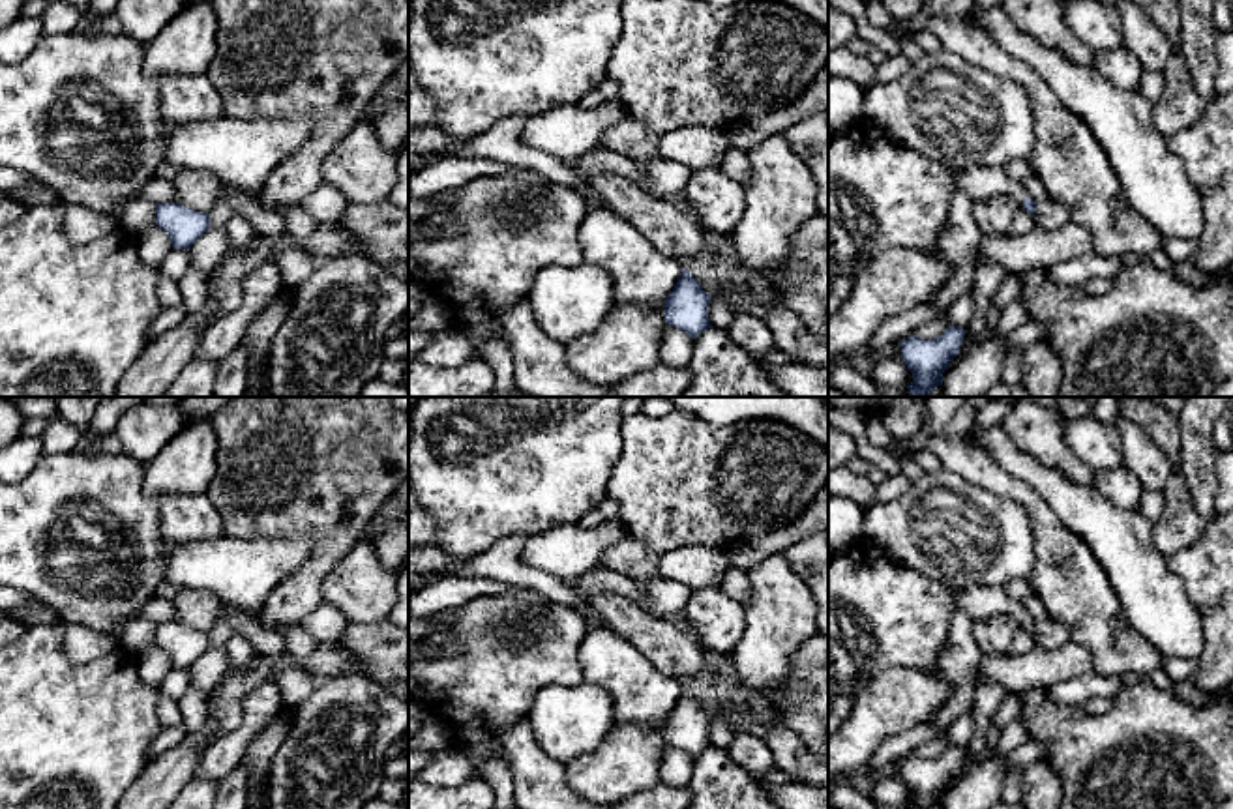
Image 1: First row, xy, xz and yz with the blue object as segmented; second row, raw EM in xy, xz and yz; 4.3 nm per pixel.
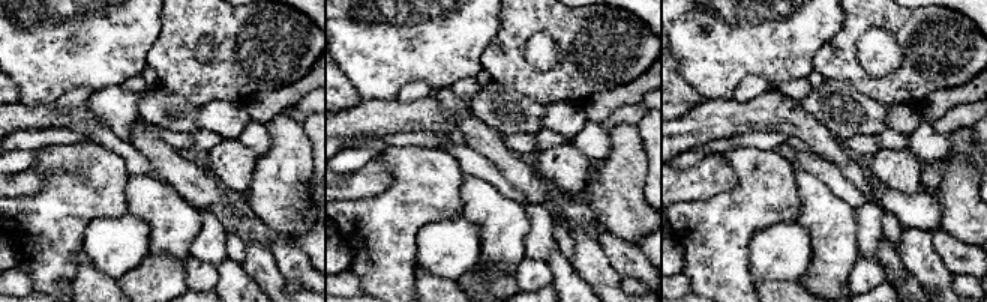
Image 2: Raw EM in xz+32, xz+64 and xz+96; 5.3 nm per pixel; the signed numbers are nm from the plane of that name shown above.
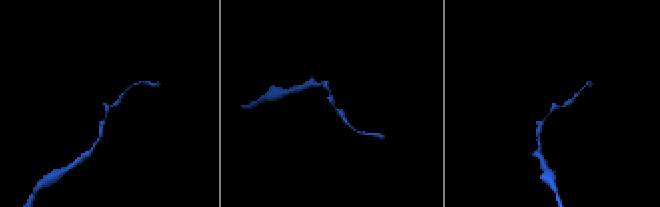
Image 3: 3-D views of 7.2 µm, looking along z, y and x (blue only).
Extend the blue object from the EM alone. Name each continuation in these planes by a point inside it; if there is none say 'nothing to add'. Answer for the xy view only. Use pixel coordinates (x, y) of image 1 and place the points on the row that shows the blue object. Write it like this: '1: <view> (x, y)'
nothing to add

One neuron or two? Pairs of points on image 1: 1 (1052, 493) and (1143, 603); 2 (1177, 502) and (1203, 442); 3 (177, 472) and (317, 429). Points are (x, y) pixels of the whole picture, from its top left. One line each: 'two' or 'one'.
1: one
2: two
3: two

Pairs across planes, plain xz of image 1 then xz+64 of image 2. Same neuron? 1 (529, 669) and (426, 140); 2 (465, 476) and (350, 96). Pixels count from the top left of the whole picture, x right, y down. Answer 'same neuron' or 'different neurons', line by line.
1: different neurons
2: different neurons

